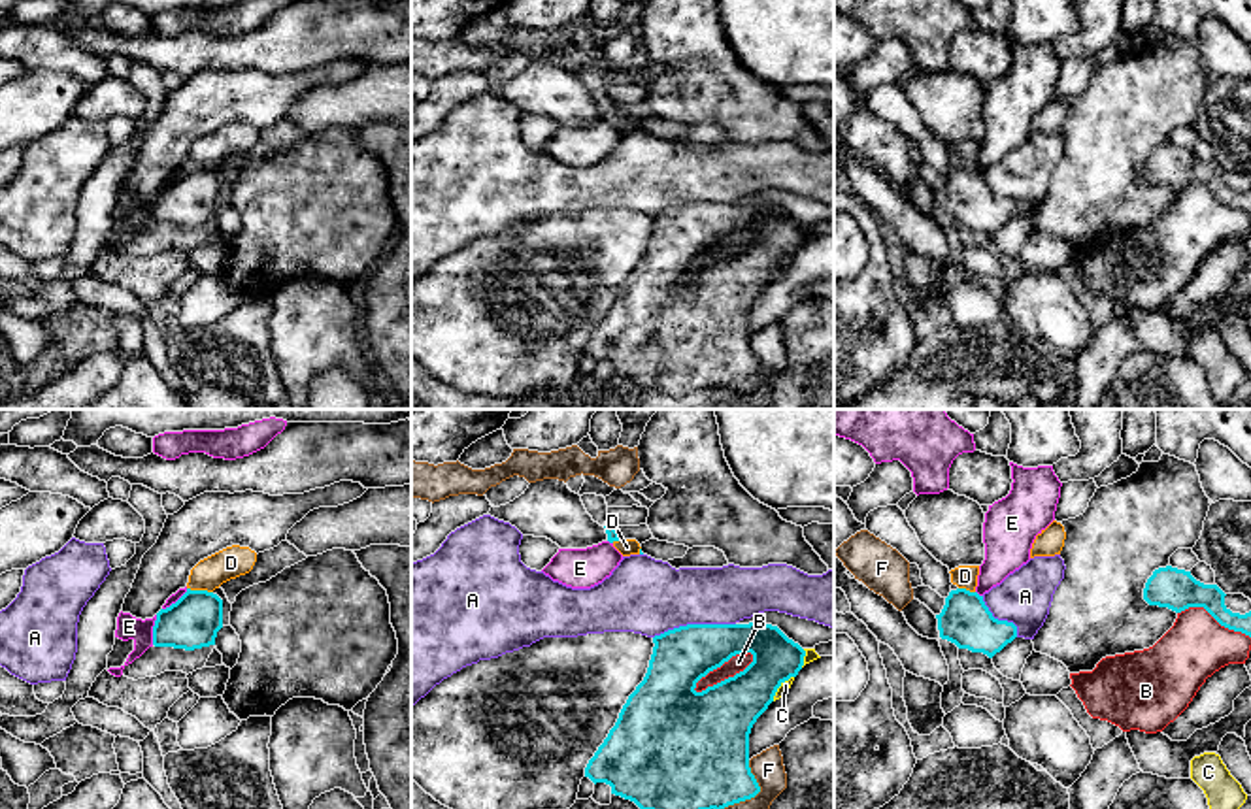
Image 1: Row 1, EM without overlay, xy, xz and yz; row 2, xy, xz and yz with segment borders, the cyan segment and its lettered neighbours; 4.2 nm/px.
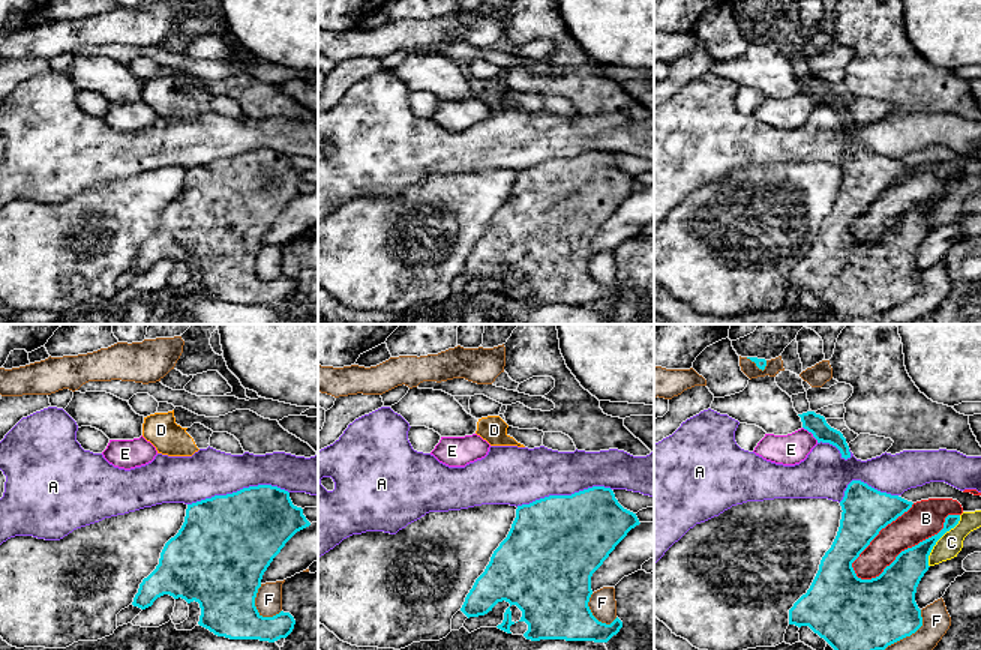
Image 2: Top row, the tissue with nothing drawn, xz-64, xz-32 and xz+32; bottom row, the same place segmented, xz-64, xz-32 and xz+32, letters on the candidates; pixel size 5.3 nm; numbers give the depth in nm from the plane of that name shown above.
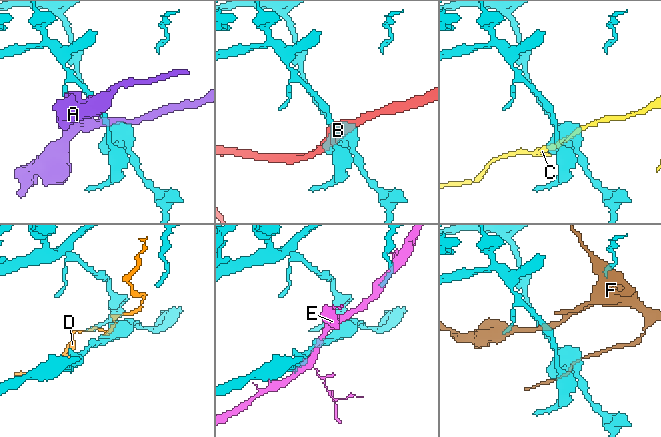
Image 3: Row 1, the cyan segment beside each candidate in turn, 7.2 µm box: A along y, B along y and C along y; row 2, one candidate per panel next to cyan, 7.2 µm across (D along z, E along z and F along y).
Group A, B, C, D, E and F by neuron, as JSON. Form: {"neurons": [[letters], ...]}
{"neurons": [["A"], ["B"], ["C"], ["D"], ["E"], ["F"]]}

